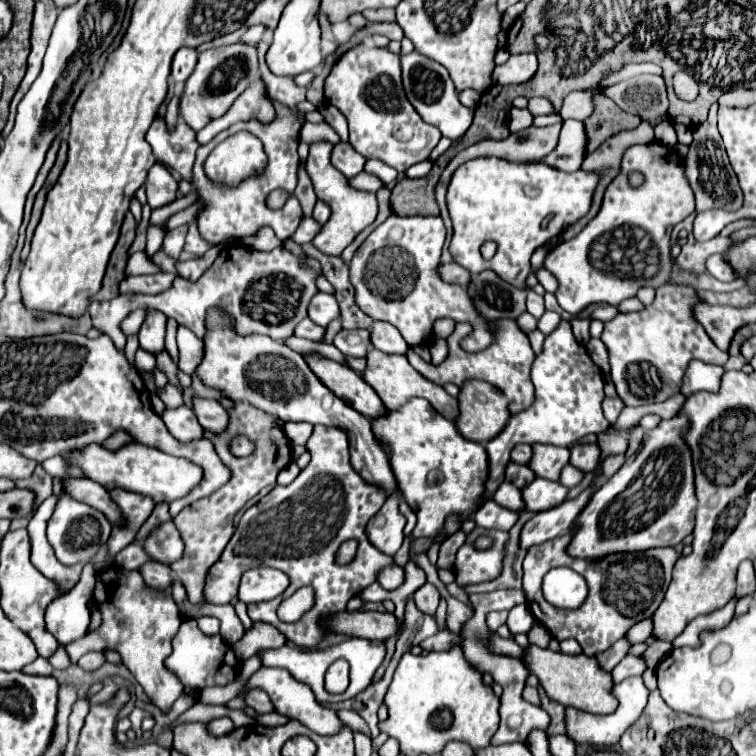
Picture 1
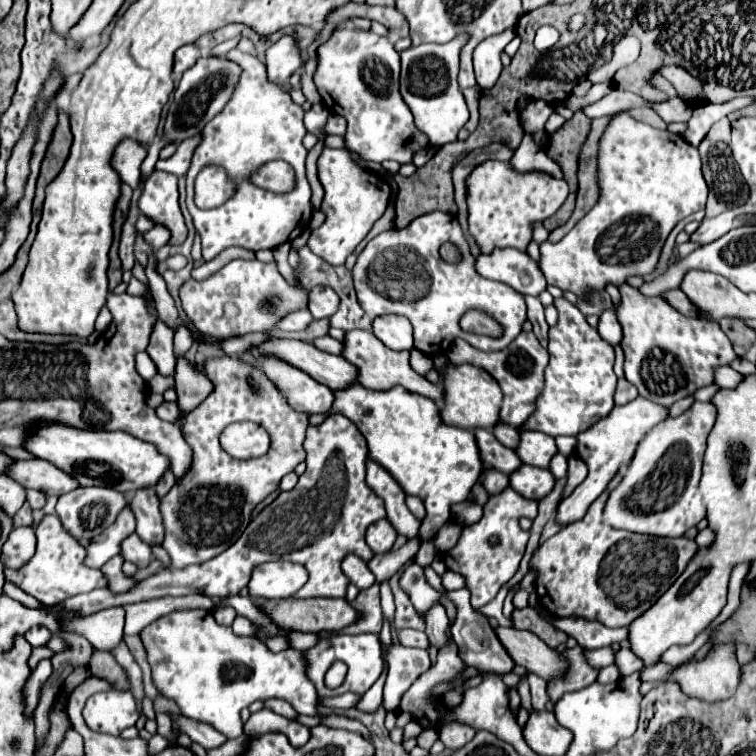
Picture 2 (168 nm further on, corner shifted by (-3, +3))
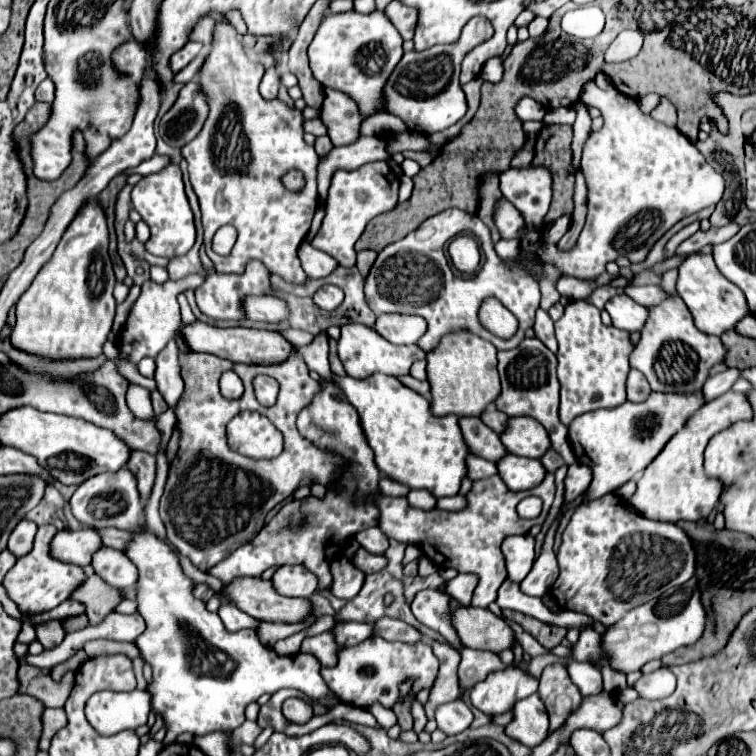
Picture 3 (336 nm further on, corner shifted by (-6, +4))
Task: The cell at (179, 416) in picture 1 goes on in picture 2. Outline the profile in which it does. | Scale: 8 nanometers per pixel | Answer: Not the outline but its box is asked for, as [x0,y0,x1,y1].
[155,401,179,423]

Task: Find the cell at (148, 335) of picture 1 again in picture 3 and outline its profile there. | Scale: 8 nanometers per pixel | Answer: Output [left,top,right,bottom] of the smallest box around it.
[156,340,184,406]

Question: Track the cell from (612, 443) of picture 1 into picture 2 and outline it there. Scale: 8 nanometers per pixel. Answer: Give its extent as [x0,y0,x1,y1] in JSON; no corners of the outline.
[555,397,667,525]

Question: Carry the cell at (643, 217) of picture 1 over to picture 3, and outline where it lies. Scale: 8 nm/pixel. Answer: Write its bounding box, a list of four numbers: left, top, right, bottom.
[536,80,724,280]

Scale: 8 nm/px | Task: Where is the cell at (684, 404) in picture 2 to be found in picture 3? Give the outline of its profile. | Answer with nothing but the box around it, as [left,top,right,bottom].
[702,368,740,402]

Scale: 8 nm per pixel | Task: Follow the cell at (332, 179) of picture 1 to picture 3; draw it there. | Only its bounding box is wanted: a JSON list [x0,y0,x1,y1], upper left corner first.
[310,162,398,268]

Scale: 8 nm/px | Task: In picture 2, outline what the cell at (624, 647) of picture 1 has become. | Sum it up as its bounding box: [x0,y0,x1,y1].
[547,647,597,703]

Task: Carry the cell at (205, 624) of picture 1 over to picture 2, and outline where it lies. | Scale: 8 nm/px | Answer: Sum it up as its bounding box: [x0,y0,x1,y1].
[213,607,237,625]

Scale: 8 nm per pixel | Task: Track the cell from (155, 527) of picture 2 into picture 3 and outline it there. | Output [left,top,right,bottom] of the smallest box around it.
[130,450,156,502]

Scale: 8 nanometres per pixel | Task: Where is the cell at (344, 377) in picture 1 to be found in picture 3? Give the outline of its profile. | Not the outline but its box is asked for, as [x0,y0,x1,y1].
[182,322,296,364]

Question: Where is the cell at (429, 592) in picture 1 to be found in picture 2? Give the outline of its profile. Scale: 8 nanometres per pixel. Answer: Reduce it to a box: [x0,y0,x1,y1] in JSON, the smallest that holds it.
[425,605,449,649]

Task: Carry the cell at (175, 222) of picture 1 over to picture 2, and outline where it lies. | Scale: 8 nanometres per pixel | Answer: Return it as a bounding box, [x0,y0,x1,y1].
[143,225,169,249]

